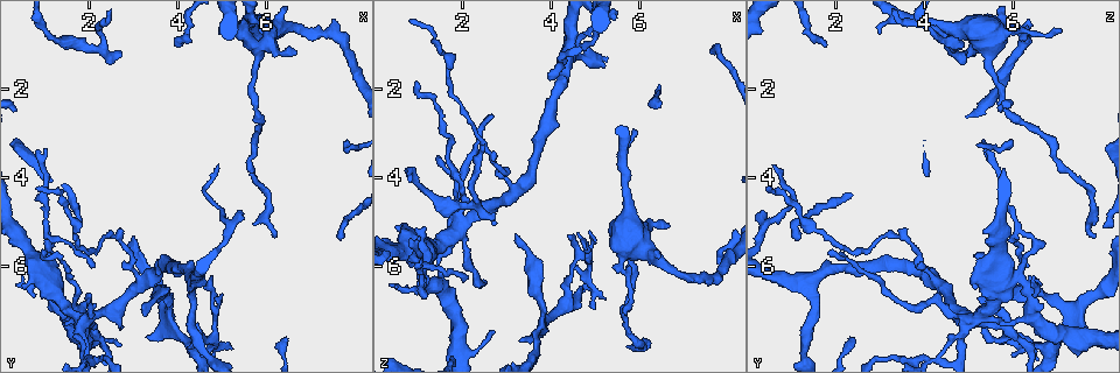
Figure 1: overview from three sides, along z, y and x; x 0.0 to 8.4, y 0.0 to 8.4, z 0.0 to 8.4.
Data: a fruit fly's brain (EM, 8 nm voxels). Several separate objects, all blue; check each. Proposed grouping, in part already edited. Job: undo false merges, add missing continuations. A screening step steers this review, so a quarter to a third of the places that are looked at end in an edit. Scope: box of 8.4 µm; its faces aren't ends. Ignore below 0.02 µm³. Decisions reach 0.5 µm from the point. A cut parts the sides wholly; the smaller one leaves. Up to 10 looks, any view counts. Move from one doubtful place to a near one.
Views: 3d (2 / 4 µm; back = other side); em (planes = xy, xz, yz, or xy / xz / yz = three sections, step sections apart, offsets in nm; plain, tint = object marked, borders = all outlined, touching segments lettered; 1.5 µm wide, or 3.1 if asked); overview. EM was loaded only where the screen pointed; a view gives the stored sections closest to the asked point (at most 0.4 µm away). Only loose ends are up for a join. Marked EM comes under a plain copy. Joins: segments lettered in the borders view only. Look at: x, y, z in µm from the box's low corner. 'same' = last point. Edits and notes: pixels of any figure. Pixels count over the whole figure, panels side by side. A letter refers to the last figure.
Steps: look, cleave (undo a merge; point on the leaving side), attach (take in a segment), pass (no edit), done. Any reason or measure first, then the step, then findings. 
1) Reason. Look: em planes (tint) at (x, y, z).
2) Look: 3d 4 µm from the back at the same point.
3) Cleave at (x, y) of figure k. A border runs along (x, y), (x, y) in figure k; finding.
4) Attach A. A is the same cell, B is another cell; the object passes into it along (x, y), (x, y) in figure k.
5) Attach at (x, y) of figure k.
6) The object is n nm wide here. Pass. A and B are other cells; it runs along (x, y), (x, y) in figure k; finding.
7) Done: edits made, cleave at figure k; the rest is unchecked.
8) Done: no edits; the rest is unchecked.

Tapers out. Look: em planes (borders) at (6.25, 5.25, 7.80).

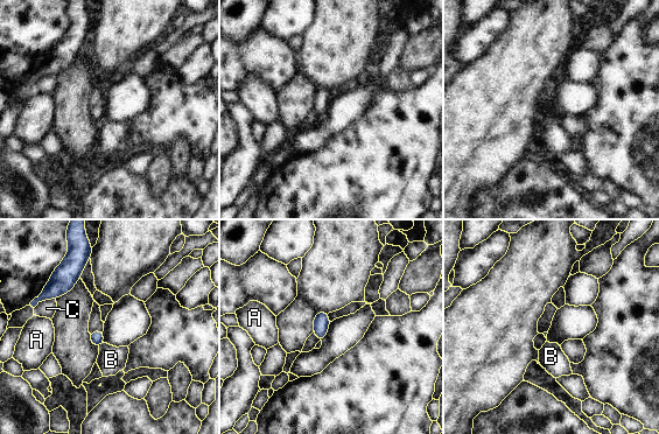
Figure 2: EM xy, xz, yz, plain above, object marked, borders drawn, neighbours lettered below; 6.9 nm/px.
Pass. A, B and C are other cells; a border runs along (103, 342), (99, 348) in figure 2; no lettered segment goes on from it.

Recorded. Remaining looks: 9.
Tapers out. Look: em planes (borders) at (5.75, 0.60, 7.05).

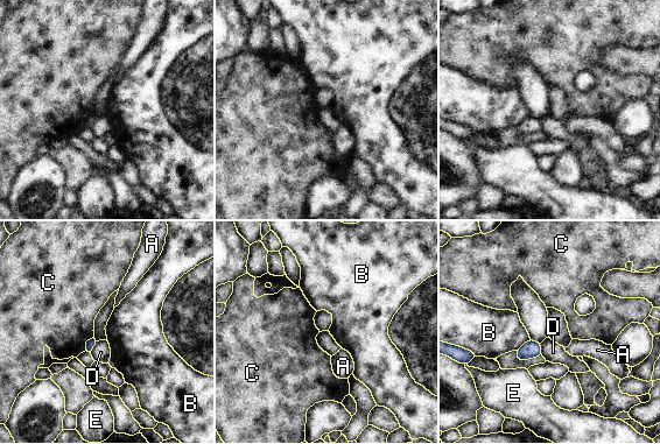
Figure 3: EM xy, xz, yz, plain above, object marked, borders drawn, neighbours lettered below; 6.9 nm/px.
Pass. A, B, C, D and E are other cells; no lettered segment goes on from it.

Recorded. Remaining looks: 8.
Sudden change in width. Look: 3d 2 µm at (1.95, 7.15, 5.10).

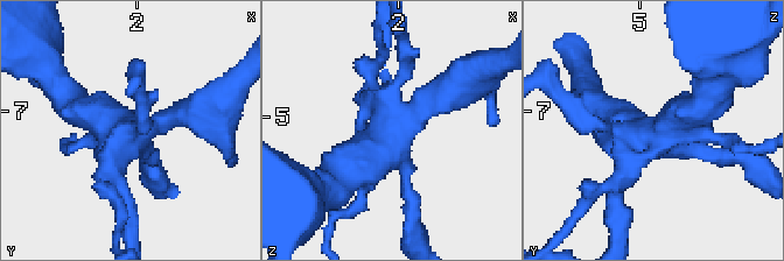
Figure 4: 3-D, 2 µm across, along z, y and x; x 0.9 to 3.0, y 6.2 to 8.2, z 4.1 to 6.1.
Now the EM. Look: em planes (borders) at (1.94, 7.18, 5.16).

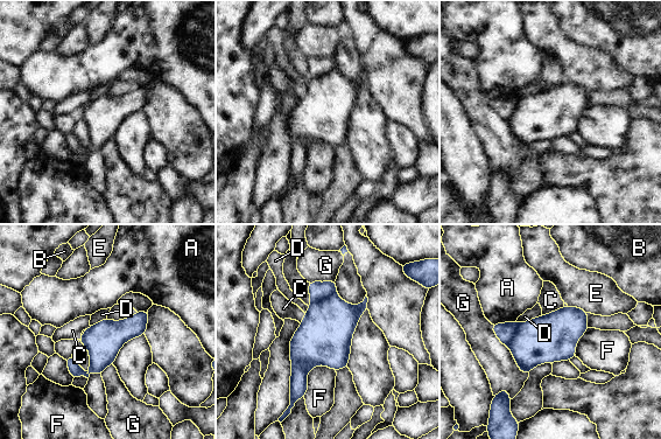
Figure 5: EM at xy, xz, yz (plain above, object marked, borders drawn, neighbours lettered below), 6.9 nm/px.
Cleave at (318, 291) of figure 5. A, B, C, D, E, F and G are other cells; a border runs along (336, 293), (311, 304) in figure 5; a second neuron is stuck on.

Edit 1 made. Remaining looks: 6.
Done: edits made, cleave at figure 5; the rest is unchecked.

